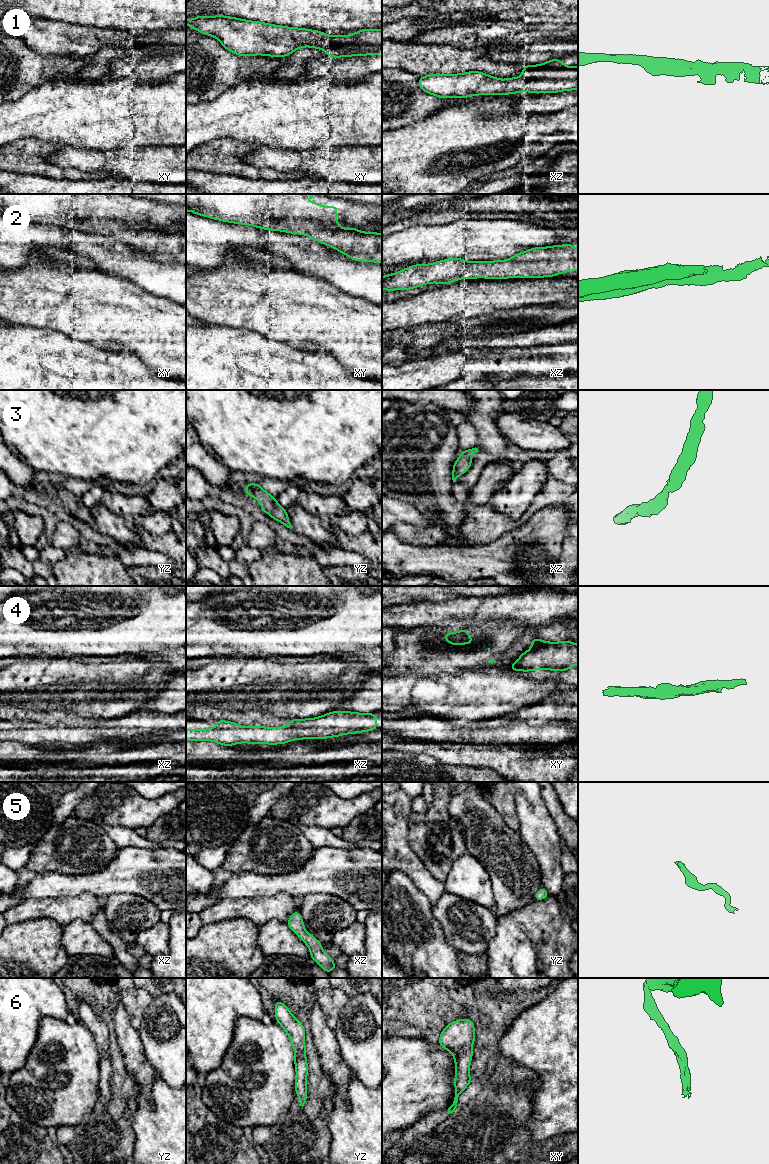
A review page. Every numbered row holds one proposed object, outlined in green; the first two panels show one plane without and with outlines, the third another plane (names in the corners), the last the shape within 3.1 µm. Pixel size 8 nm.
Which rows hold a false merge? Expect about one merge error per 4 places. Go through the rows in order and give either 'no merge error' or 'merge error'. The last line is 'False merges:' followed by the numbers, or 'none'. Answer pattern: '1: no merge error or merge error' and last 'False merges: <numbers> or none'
1: no merge error
2: no merge error
3: no merge error
4: no merge error
5: no merge error
6: no merge error
False merges: none

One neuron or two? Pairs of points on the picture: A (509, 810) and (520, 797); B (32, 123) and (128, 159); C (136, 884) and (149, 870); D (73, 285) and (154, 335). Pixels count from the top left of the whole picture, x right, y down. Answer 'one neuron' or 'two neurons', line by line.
A: two neurons
B: two neurons
C: one neuron
D: one neuron

